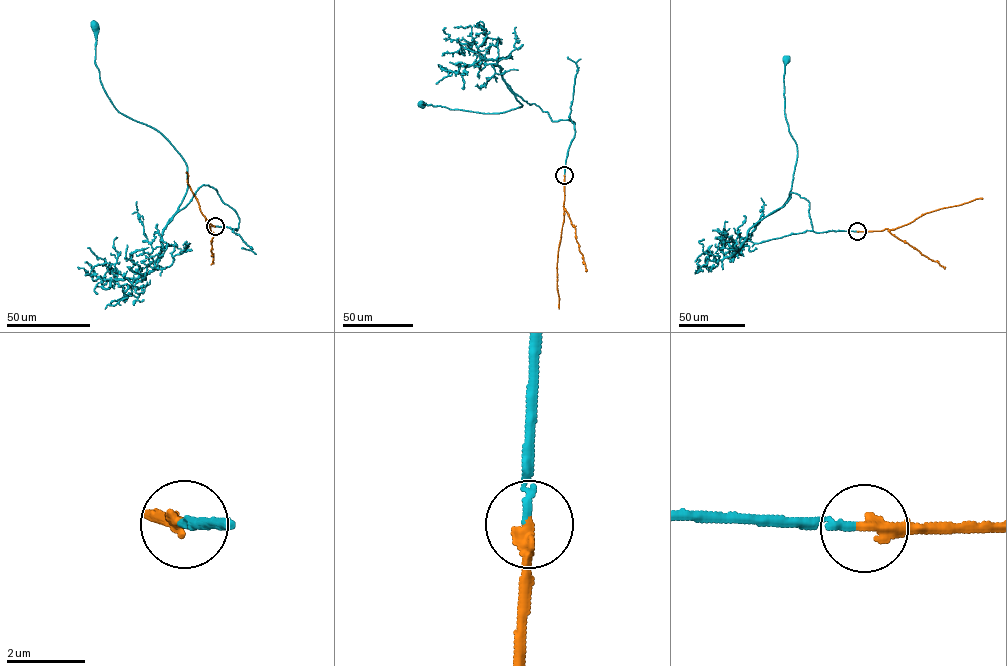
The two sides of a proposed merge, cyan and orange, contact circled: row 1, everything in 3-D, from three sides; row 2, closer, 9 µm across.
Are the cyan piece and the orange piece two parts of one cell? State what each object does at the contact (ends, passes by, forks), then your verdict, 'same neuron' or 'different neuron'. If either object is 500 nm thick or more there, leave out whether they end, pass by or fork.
cyan ends | orange ends | same neuron

